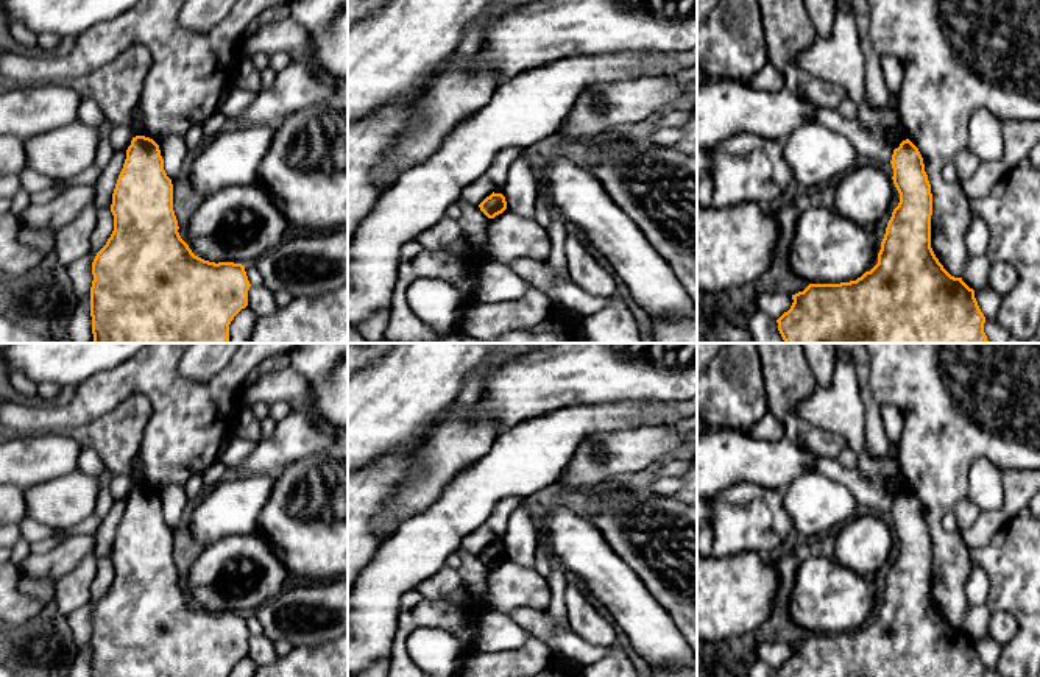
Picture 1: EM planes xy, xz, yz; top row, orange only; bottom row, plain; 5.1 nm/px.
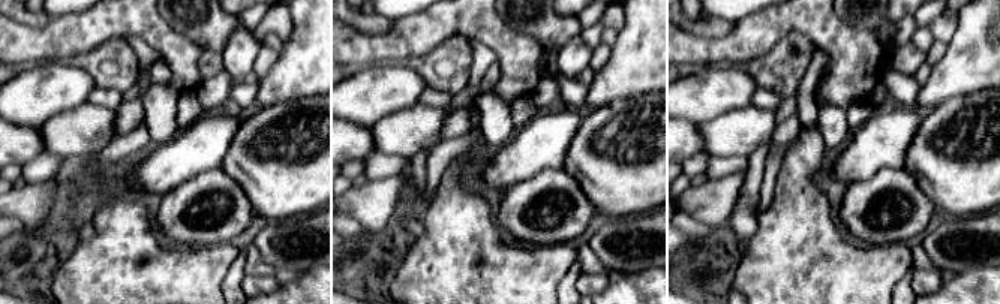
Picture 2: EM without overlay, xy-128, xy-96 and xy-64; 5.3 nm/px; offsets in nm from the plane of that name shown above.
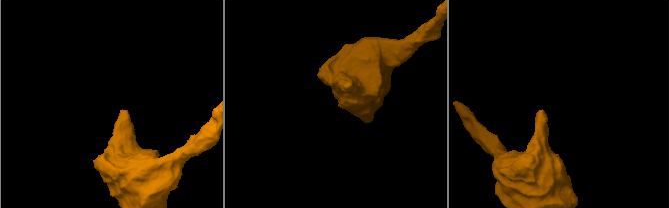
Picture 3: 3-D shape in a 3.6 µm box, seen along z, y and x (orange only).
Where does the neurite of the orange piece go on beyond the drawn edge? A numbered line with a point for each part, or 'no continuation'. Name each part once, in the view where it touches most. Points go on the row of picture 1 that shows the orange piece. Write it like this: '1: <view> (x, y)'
no continuation

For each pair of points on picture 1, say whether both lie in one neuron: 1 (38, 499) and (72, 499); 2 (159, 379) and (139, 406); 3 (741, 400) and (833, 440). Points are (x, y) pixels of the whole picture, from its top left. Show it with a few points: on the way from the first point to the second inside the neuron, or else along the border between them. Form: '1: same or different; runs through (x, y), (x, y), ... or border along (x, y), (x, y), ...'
1: same; runs through (45, 499), (64, 499)
2: different; border along (111, 409), (125, 398), (141, 393), (153, 412)
3: different; border along (761, 375), (769, 412)

